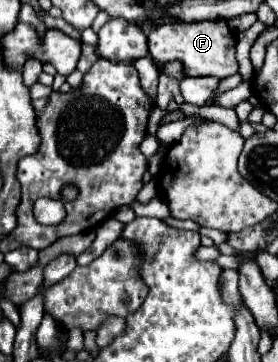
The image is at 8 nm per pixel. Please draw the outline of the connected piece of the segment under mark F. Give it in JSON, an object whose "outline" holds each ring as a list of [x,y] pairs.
{"outline":[[[224,19],[200,23],[162,23],[160,27],[152,27],[148,31],[148,51],[158,71],[168,61],[180,61],[184,75],[188,77],[214,76],[224,79],[238,73],[238,61],[234,57],[236,39]]]}

